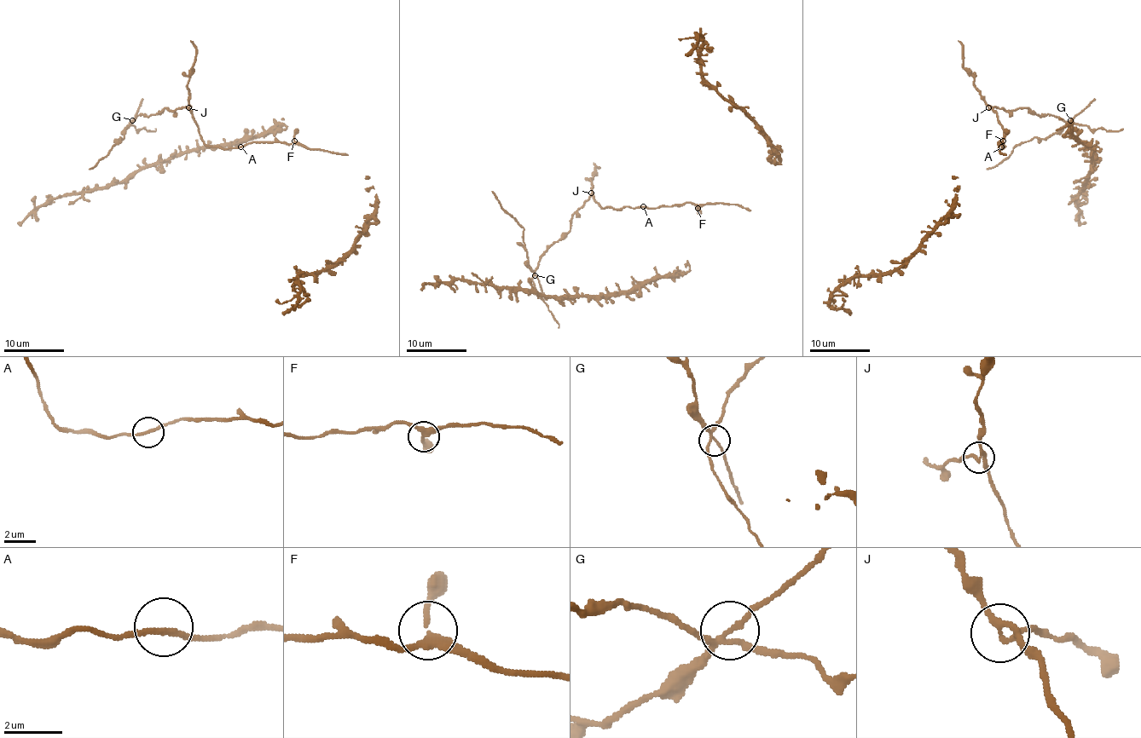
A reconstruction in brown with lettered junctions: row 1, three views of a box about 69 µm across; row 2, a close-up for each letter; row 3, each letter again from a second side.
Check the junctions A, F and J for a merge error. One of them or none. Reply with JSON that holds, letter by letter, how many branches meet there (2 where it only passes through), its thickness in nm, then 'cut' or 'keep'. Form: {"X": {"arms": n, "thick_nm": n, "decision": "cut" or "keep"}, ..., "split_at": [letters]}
{"A": {"arms": 2, "thick_nm": 170, "decision": "keep"}, "F": {"arms": 3, "thick_nm": 240, "decision": "keep"}, "J": {"arms": 3, "thick_nm": 170, "decision": "cut"}, "split_at": ["J"]}

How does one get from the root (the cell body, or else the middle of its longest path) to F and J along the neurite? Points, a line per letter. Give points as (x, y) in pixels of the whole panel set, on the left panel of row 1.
F: (240, 147), (251, 142), (292, 144), (294, 141)
J: (240, 147), (221, 148), (207, 146), (188, 107)

